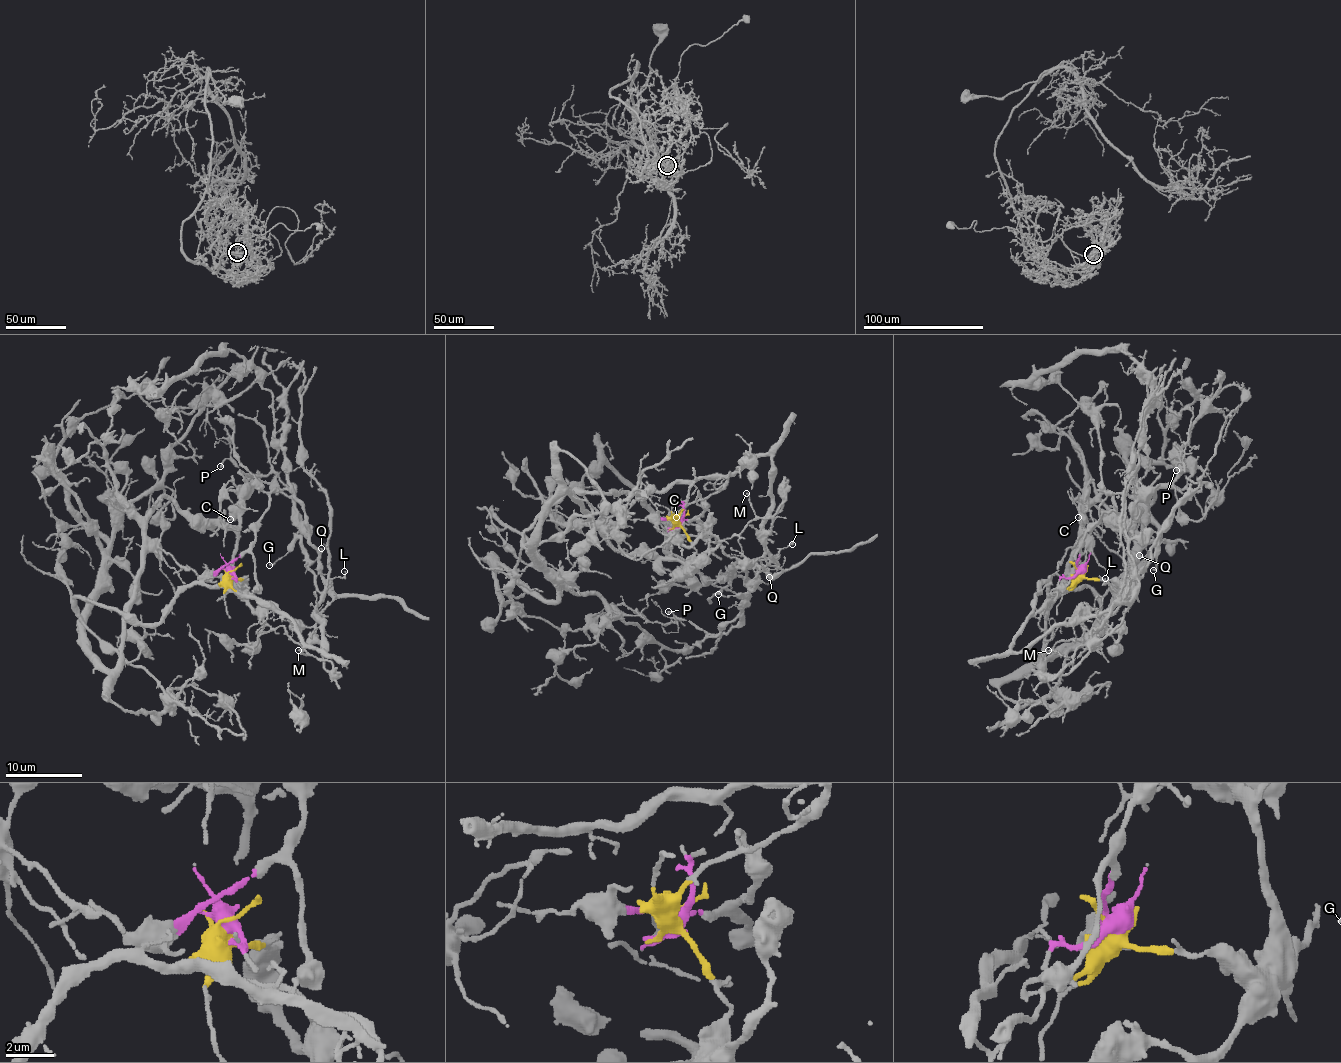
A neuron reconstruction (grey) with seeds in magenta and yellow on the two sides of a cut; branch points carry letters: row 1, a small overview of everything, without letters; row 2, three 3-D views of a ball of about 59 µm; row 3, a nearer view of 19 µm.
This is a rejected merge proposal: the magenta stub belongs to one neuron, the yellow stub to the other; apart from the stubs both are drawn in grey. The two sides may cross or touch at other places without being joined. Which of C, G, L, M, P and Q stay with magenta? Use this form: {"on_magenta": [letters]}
{"on_magenta": ["G", "L", "P", "Q"]}

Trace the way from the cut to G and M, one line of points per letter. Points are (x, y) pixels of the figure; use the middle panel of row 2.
G: (677, 522), (675, 518), (697, 519), (720, 546), (757, 568), (747, 595), (717, 593)
M: (675, 522), (683, 531), (694, 556), (695, 566), (720, 543), (736, 536), (756, 516), (746, 492)

